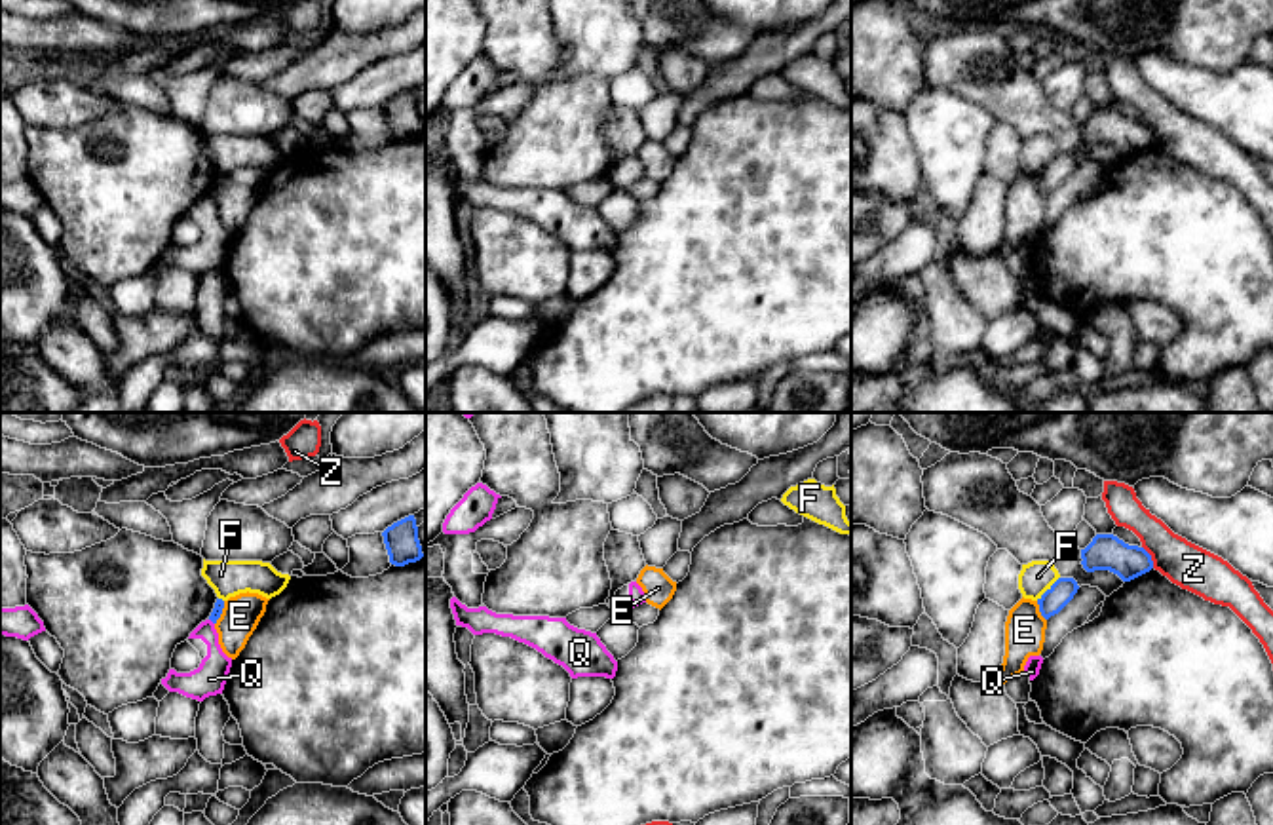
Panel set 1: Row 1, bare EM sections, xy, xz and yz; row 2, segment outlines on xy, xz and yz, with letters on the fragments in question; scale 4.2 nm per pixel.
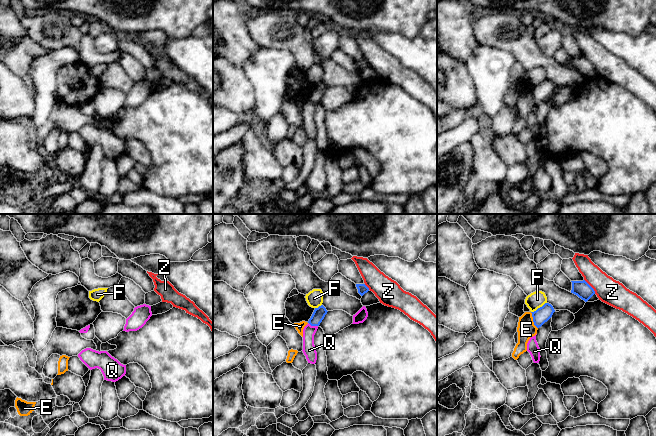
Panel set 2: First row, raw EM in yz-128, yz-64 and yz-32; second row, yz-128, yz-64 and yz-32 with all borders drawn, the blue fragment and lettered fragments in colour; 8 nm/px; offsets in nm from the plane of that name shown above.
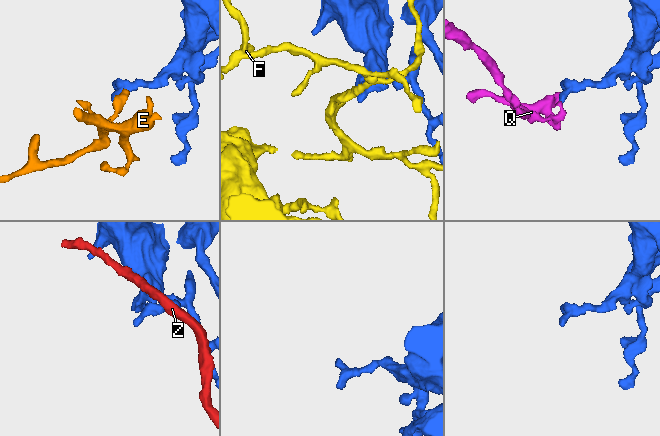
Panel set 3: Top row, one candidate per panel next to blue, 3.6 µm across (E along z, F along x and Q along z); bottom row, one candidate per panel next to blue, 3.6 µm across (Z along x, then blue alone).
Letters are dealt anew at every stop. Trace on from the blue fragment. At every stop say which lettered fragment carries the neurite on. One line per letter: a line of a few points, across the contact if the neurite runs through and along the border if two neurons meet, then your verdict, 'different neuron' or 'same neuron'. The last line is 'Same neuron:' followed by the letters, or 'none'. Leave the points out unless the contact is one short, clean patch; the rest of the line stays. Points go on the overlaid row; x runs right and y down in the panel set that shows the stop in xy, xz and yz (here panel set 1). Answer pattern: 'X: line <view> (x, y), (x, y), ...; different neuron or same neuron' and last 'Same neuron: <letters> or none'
E: different neuron
F: different neuron
Q: different neuron
Z: line yz (1142, 546), (1154, 567); different neuron
Same neuron: none

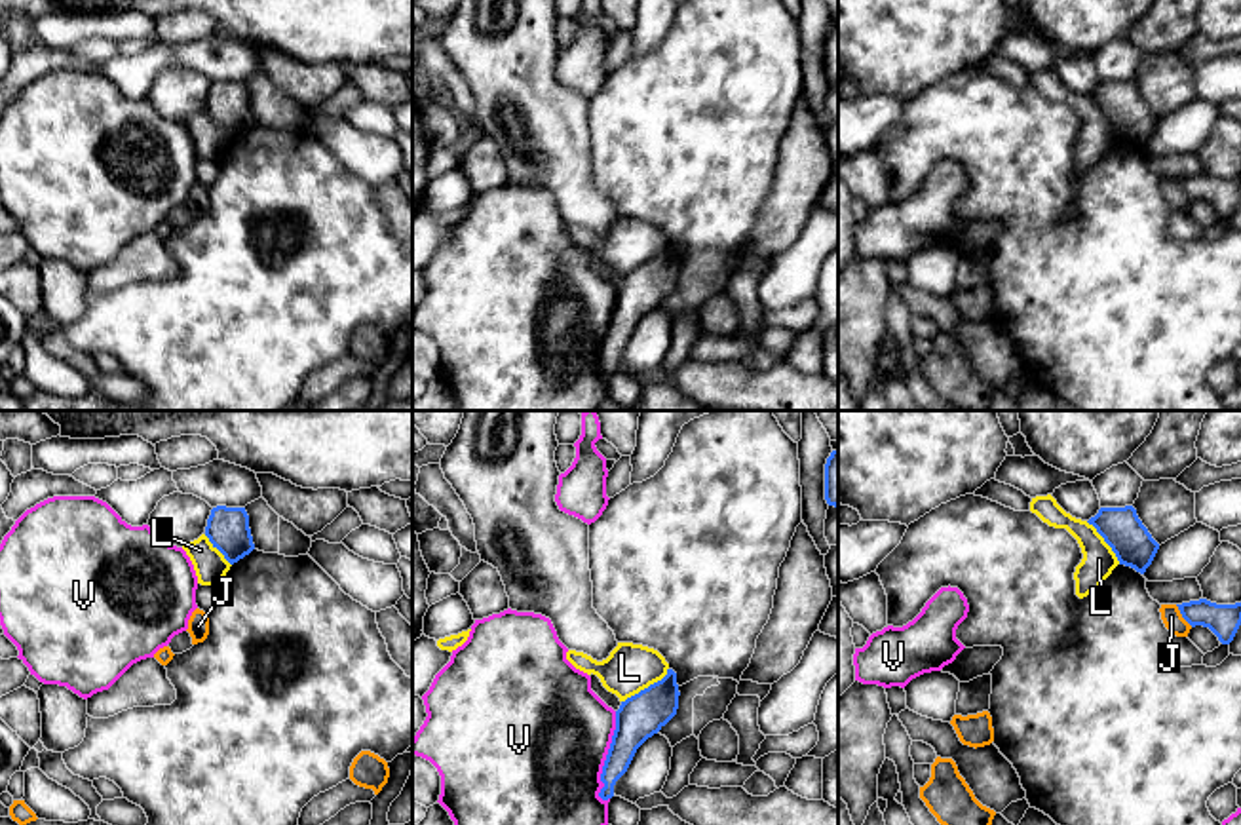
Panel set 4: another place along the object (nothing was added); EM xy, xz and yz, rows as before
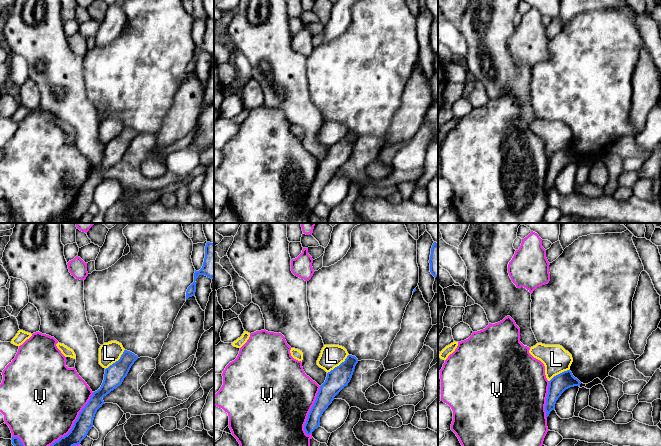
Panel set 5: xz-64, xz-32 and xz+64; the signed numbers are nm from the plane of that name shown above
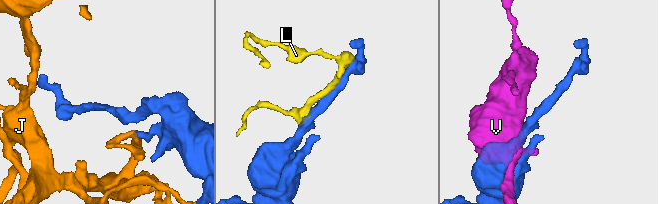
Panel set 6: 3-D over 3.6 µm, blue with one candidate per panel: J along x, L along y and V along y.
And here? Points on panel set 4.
J: different neuron
L: same neuron
V: different neuron
Same neuron: L

